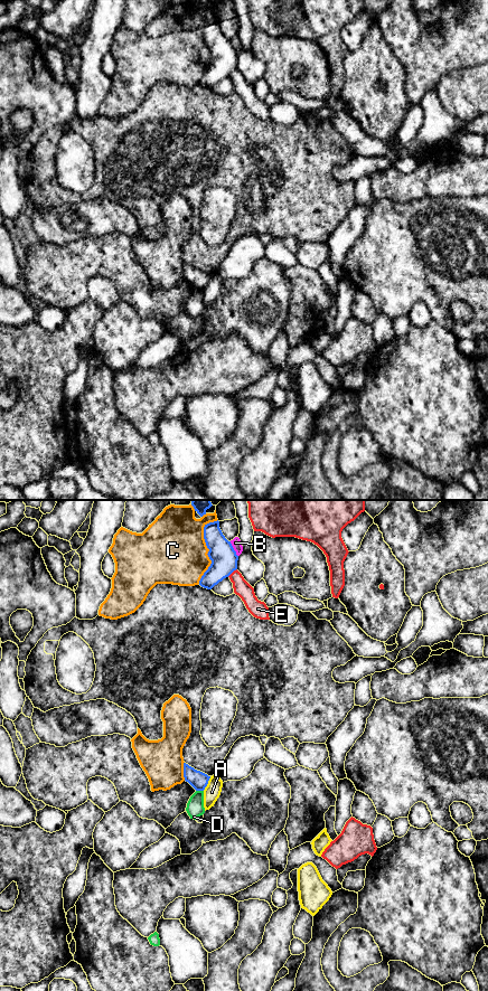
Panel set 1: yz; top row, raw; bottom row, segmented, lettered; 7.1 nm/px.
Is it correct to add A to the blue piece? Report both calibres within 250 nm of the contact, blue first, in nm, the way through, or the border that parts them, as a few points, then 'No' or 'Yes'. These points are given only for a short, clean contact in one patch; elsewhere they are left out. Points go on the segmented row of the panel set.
Thickness 130 nm (blue) against 120 nm. Boundary: yz (210, 776), (203, 790). No

